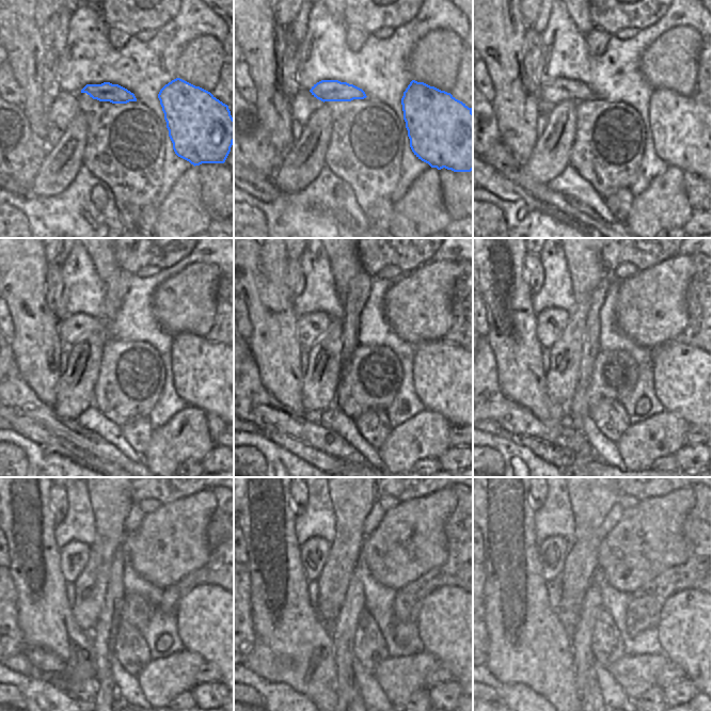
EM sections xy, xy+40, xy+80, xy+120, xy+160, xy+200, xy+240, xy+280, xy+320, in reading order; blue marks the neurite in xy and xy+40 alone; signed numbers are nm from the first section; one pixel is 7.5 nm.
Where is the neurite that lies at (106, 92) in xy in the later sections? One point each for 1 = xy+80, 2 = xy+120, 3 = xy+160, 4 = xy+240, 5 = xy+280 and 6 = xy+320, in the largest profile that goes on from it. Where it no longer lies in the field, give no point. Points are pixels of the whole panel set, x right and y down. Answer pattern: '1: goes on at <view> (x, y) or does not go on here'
1: goes on at xy+80 (562, 89)
2: goes on at xy+120 (80, 326)
3: goes on at xy+160 (311, 326)
4: goes on at xy+240 (74, 556)
5: goes on at xy+280 (314, 552)
6: goes on at xy+320 (553, 551)

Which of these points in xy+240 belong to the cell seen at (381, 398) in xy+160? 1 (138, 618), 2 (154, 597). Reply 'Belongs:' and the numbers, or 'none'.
Belongs: 1

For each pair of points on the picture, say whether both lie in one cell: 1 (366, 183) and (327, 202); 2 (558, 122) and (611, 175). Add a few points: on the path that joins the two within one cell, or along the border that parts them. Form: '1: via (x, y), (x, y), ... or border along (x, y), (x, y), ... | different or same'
1: border along (333, 172), (351, 188), (356, 202), (363, 211) | different
2: border along (576, 112), (576, 131), (570, 149), (569, 161) | different

